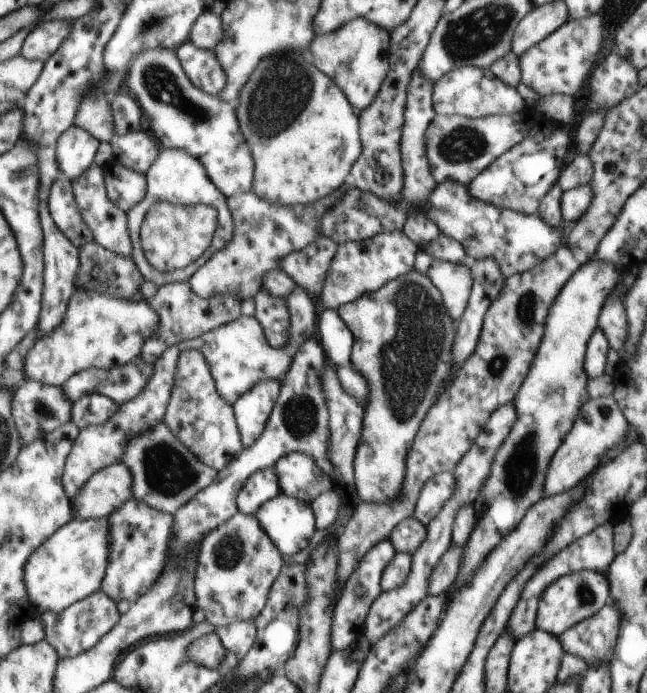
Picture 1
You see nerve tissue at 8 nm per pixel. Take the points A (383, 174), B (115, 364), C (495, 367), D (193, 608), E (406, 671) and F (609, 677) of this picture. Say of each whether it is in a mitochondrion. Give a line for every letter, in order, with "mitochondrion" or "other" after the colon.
A: other
B: other
C: mitochondrion
D: other
E: other
F: other

